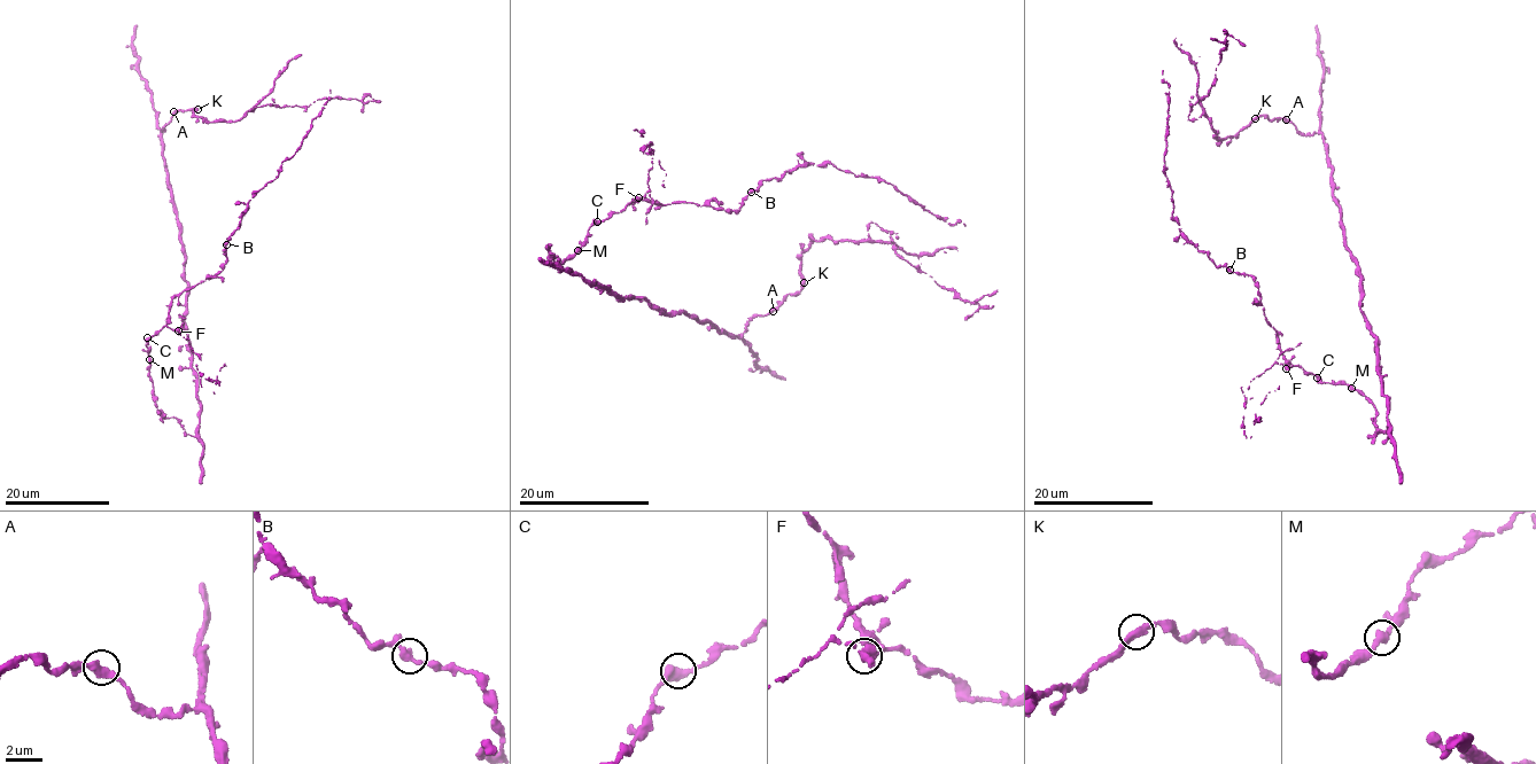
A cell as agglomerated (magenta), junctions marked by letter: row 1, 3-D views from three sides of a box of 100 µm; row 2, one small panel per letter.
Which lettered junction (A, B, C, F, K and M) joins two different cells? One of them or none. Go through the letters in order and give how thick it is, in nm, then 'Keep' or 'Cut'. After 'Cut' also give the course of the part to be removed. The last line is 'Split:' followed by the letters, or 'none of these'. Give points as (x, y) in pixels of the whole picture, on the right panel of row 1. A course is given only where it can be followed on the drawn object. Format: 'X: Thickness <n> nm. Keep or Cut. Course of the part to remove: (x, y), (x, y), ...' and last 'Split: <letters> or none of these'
A: Thickness 400 nm. Keep
B: Thickness 360 nm. Keep
C: Thickness 440 nm. Keep
F: Thickness 400 nm. Cut. Course of the part to remove: (1286, 367), (1272, 365), (1250, 380), (1243, 392), (1242, 423), (1254, 423), (1261, 404), (1279, 386)
K: Thickness 420 nm. Keep
M: Thickness 380 nm. Keep
Split: F

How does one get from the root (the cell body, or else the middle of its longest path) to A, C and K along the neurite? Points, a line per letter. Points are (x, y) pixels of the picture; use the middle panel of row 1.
A: (611, 290), (625, 301), (643, 296), (672, 317), (682, 312), (701, 324), (710, 321), (731, 338), (773, 311)
C: (611, 290), (560, 264), (560, 272), (551, 265), (549, 257), (560, 265), (582, 246), (588, 230), (597, 221)
K: (611, 290), (625, 301), (643, 296), (672, 317), (682, 312), (701, 324), (710, 321), (731, 338), (804, 282)

